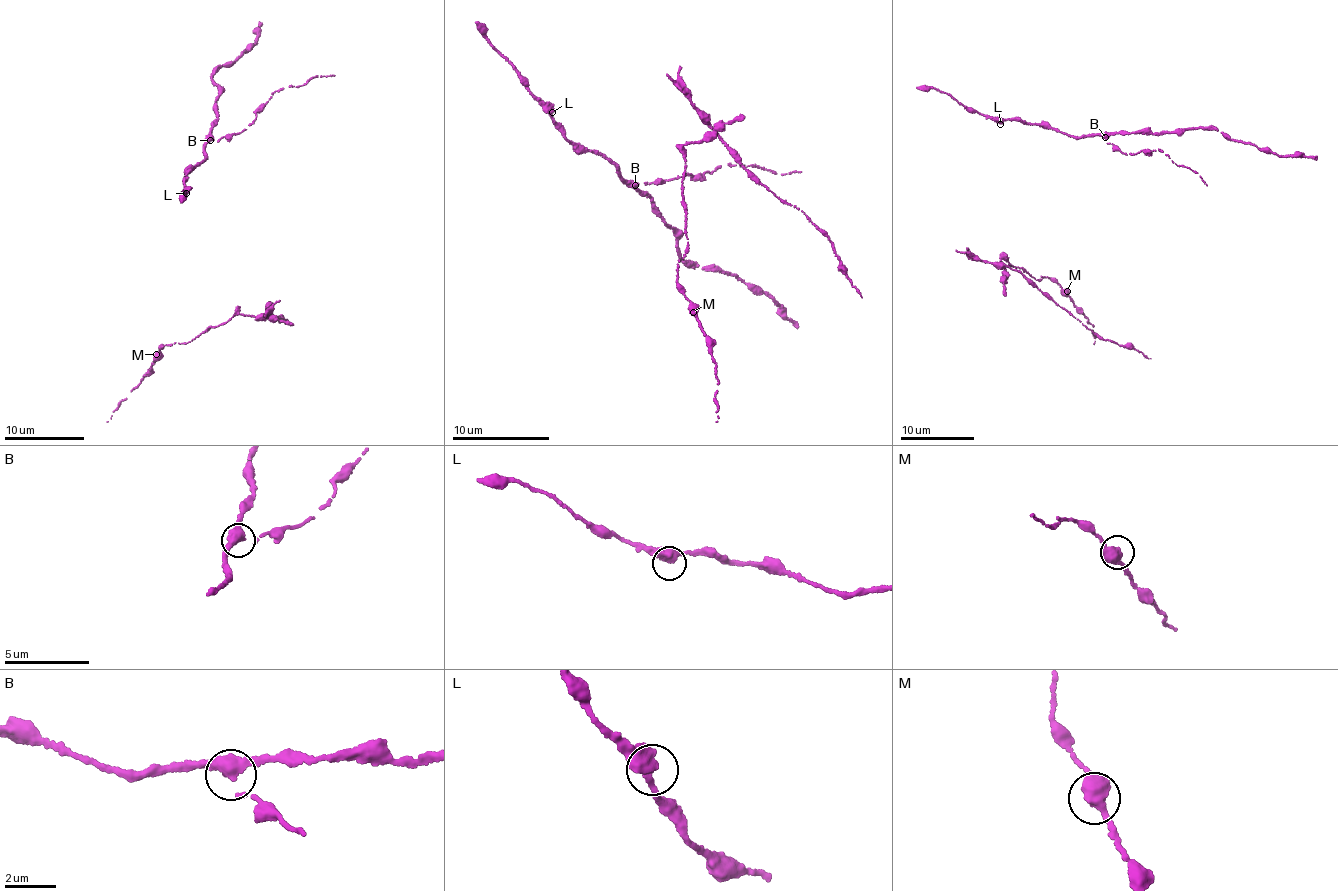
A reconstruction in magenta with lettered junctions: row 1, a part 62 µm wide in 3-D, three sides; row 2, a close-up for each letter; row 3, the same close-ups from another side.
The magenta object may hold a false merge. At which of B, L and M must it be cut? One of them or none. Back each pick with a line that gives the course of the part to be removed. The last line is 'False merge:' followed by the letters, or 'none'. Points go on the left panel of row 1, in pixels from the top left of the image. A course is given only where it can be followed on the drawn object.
B: Course of the part to remove: (211, 140), (242, 132), (279, 90), (334, 75)
False merge: B

